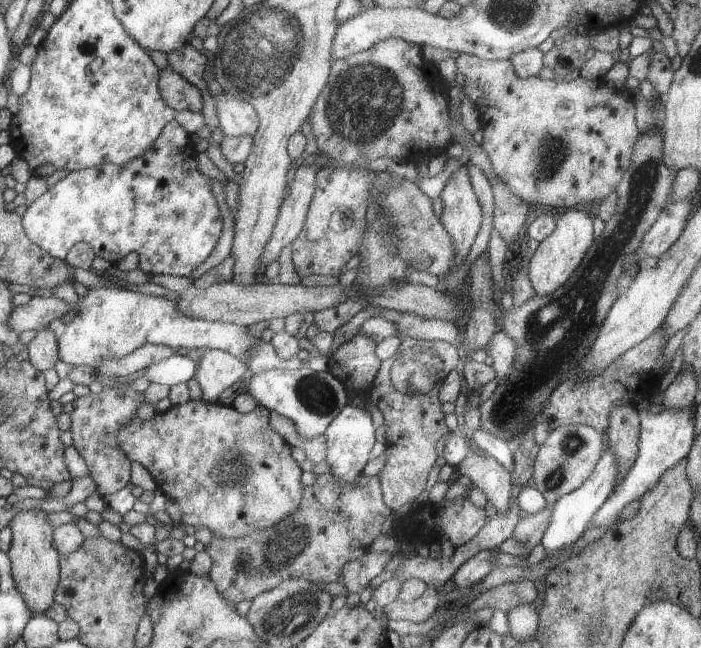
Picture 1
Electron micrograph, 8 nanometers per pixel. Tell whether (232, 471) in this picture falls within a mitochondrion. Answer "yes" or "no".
yes

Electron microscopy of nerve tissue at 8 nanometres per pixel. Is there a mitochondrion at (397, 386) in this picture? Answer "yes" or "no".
yes

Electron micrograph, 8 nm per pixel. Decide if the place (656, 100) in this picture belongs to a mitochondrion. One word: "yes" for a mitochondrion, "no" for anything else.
no

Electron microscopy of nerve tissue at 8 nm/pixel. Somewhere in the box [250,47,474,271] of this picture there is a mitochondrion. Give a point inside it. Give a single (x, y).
(365, 101)

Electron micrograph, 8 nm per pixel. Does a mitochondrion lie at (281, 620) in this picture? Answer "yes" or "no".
yes

